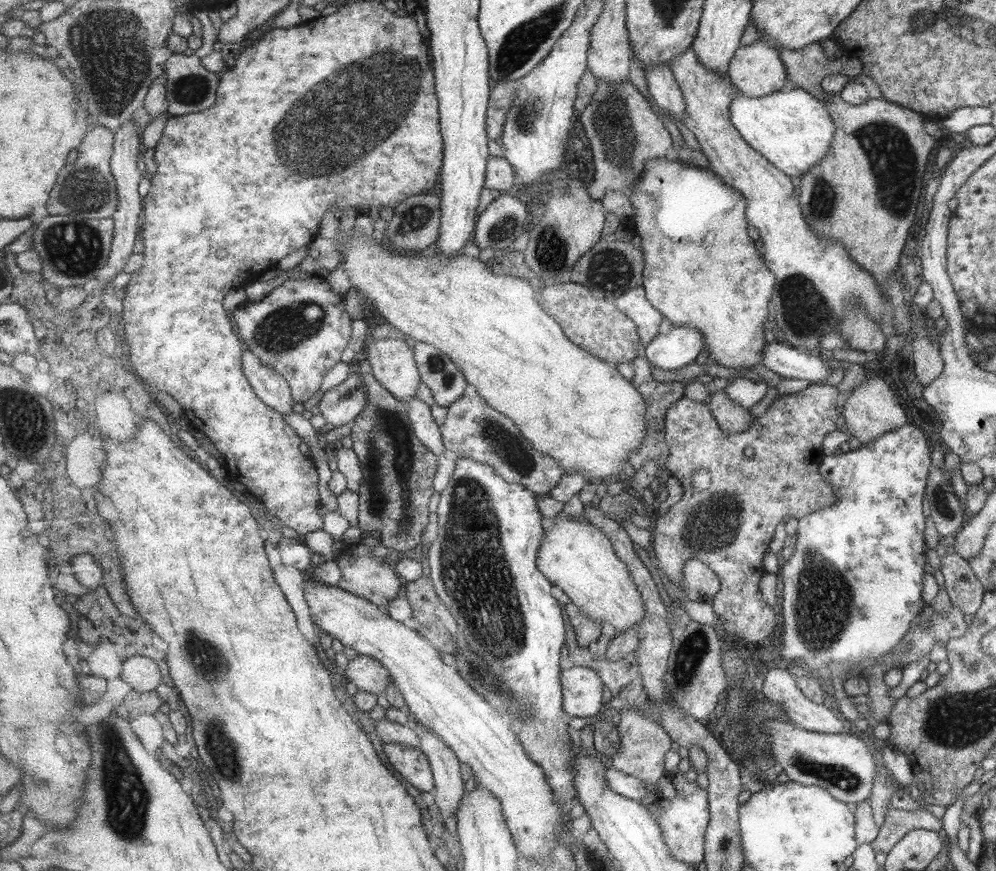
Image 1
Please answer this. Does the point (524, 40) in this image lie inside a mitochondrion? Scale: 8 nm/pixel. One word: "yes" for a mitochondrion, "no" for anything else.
yes

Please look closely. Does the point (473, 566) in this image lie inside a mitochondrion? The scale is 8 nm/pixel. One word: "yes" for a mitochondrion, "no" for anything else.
yes

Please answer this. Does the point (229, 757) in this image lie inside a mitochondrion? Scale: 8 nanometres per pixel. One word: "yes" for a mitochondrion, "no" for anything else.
yes

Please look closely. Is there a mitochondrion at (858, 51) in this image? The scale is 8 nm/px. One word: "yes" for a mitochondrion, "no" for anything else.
no

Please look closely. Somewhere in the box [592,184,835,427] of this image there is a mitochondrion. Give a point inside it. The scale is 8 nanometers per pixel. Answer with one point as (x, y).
(804, 310)

